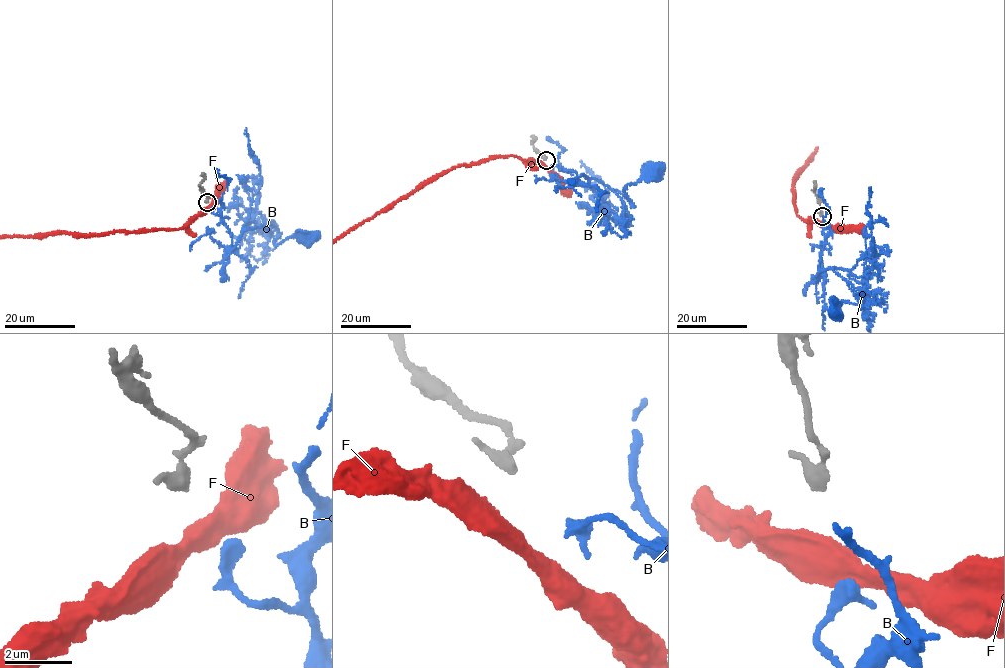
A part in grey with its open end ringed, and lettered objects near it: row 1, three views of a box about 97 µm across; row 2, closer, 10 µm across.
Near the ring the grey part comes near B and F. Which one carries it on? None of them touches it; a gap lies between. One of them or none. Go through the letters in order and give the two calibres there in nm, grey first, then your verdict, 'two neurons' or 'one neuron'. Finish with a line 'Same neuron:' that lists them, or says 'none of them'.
B: 280 nm thick on the grey side, 400 nm on the other; one neuron
F: 280 nm thick on the grey side, 700 nm on the other; two neurons
Same neuron: B

